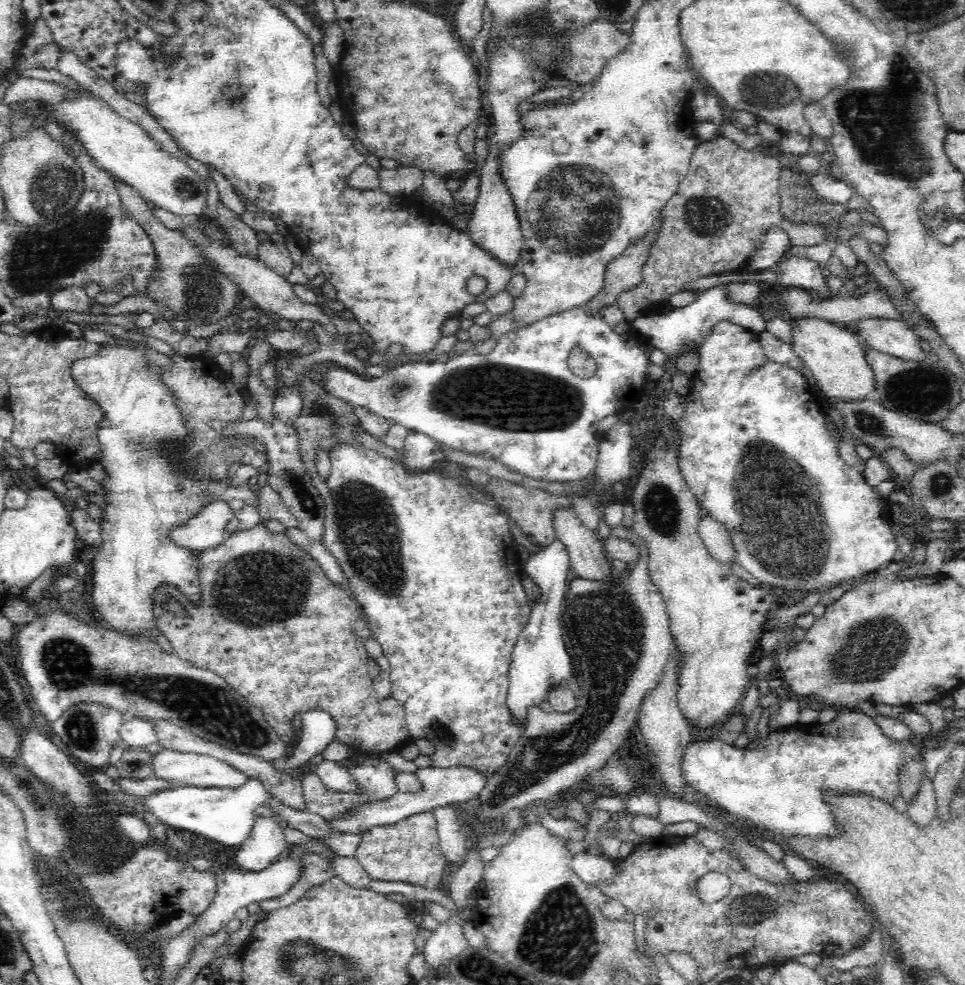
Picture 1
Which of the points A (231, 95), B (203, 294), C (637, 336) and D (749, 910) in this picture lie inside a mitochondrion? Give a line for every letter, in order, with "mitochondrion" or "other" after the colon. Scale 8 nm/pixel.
A: mitochondrion
B: mitochondrion
C: other
D: mitochondrion

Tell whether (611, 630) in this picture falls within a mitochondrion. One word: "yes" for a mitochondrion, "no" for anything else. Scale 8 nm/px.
yes

